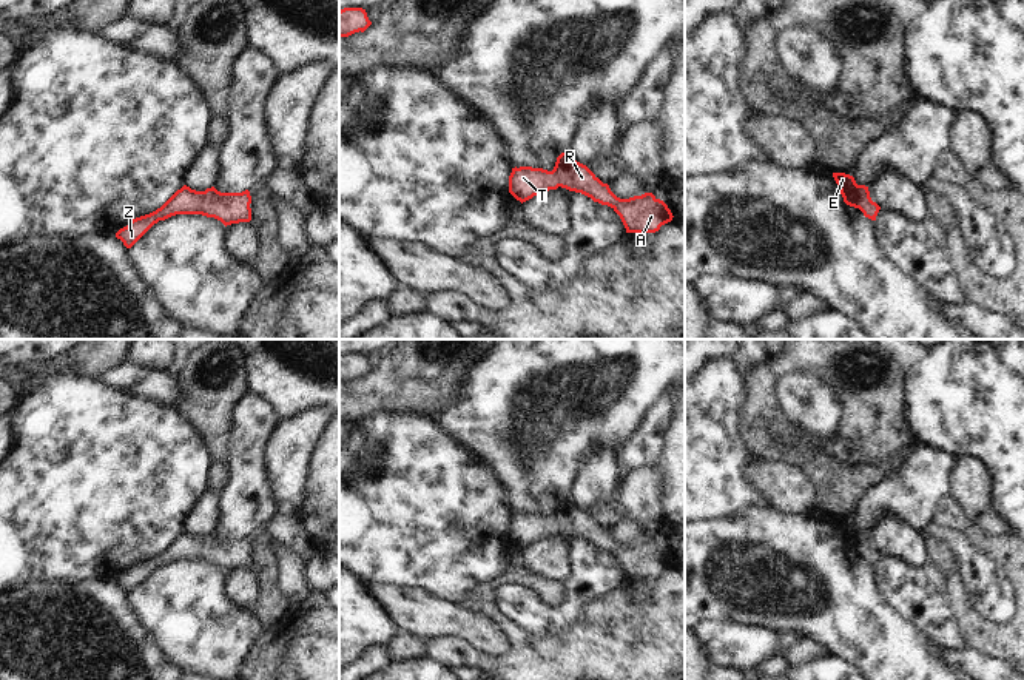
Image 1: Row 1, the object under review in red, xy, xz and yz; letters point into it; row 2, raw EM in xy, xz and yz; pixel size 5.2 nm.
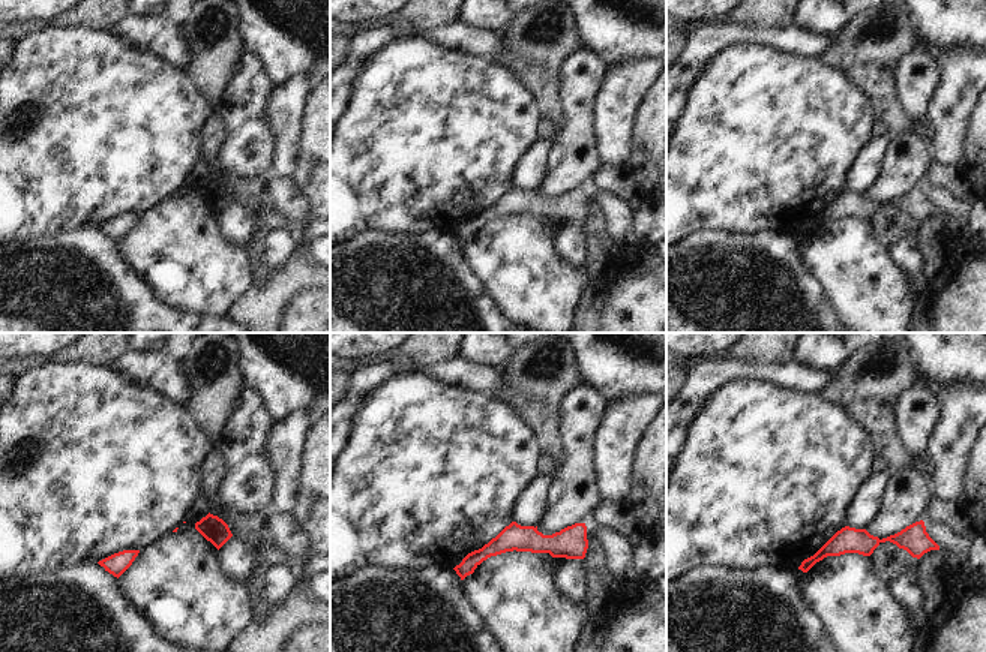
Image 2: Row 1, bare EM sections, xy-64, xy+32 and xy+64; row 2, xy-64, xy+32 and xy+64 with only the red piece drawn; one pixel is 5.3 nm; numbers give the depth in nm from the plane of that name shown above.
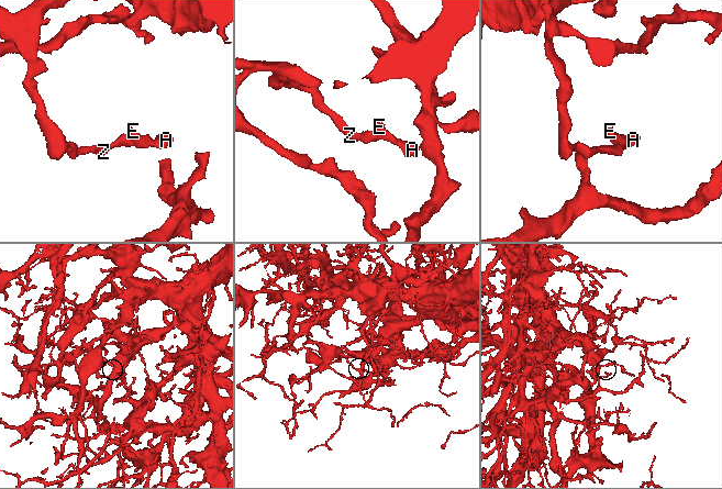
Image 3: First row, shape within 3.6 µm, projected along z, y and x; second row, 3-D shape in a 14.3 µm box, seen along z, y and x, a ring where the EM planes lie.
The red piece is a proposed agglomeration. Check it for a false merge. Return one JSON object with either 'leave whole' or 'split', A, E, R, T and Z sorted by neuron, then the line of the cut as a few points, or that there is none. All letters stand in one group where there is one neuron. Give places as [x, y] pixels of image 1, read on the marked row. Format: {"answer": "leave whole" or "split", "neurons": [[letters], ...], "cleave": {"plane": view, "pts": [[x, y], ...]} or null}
{"answer": "leave whole", "neurons": [["A", "E", "R", "T", "Z"]], "cleave": null}

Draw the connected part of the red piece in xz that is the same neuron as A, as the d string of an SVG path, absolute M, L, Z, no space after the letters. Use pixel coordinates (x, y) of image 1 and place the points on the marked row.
M561 153L557 157L552 171L515 167L509 176L509 193L521 204L558 187L581 193L594 202L611 207L620 216L626 233L655 233L674 217L668 205L652 193L629 199L617 197L608 183L603 183L586 165L577 162L569 153Z

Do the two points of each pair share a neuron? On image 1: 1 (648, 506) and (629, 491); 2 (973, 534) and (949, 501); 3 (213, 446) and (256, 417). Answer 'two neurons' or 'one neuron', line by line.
1: one neuron
2: one neuron
3: two neurons

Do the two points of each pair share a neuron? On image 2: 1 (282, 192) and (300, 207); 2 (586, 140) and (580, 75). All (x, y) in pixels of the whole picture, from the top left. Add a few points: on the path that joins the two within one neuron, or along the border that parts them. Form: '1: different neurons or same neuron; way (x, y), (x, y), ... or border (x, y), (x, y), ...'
1: same neuron; way (287, 197), (296, 206)
2: same neuron; way (580, 123), (580, 92)

